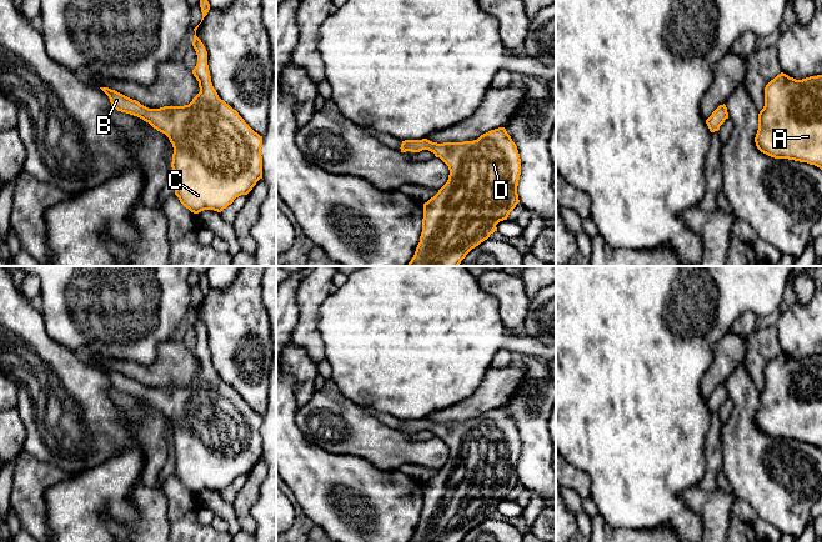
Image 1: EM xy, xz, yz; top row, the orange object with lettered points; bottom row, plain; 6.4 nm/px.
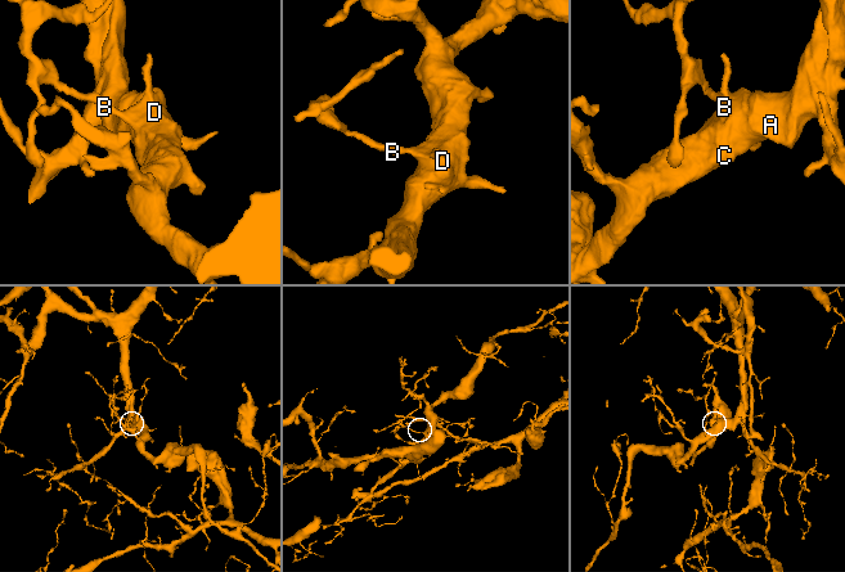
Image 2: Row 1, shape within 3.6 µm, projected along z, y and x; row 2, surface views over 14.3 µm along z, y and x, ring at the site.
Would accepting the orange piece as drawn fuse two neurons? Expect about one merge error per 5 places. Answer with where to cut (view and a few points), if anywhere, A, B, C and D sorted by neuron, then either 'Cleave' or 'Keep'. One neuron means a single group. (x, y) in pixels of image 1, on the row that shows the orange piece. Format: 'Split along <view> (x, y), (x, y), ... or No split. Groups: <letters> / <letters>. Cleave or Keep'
No split. Groups: A B C D. Keep

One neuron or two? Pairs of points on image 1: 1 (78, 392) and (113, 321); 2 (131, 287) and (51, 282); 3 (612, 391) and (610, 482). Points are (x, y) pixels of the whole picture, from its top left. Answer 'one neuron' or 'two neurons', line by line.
1: two neurons
2: one neuron
3: one neuron

